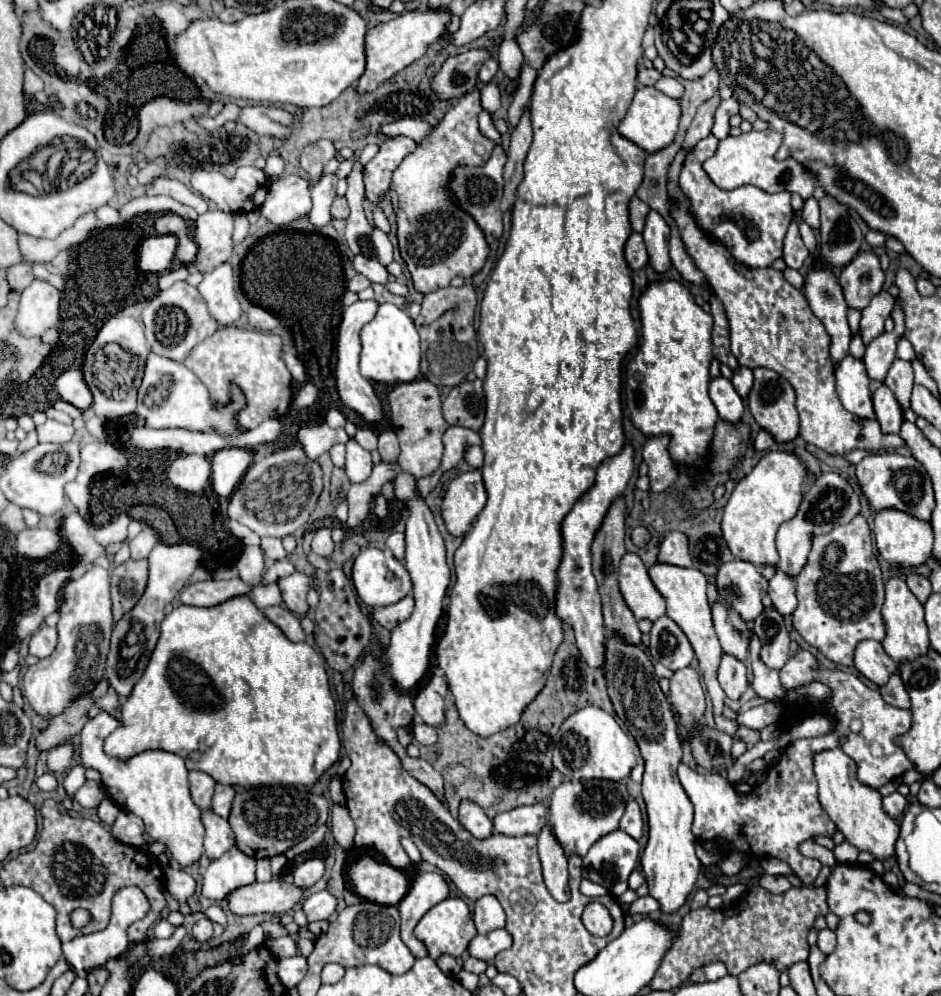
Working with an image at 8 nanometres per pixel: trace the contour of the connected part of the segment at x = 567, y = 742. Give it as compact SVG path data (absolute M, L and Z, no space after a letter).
M585 707L573 713L561 725L561 741L555 745L553 765L567 777L621 781L629 777L637 759L627 733L617 725L613 715L599 707Z

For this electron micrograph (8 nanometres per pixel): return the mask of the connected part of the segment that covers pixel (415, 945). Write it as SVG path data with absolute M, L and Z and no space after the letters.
M423 873L413 881L411 889L399 903L401 939L417 959L427 957L427 949L421 941L415 939L413 929L433 905L437 905L447 897L449 897L449 887L445 879L439 873Z

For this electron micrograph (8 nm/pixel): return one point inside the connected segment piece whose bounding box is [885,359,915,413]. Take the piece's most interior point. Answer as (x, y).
(899, 379)

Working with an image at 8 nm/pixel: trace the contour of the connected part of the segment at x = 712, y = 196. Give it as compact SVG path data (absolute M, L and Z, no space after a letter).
M709 135L707 139L697 143L697 147L687 155L683 163L679 185L689 201L691 215L695 215L695 221L707 237L727 247L735 261L751 269L771 267L773 261L783 255L783 239L789 223L793 221L791 193L765 193L753 185L737 187L733 191L721 191L719 187L715 187L701 165L707 157L715 153L717 143L719 141L713 135Z

